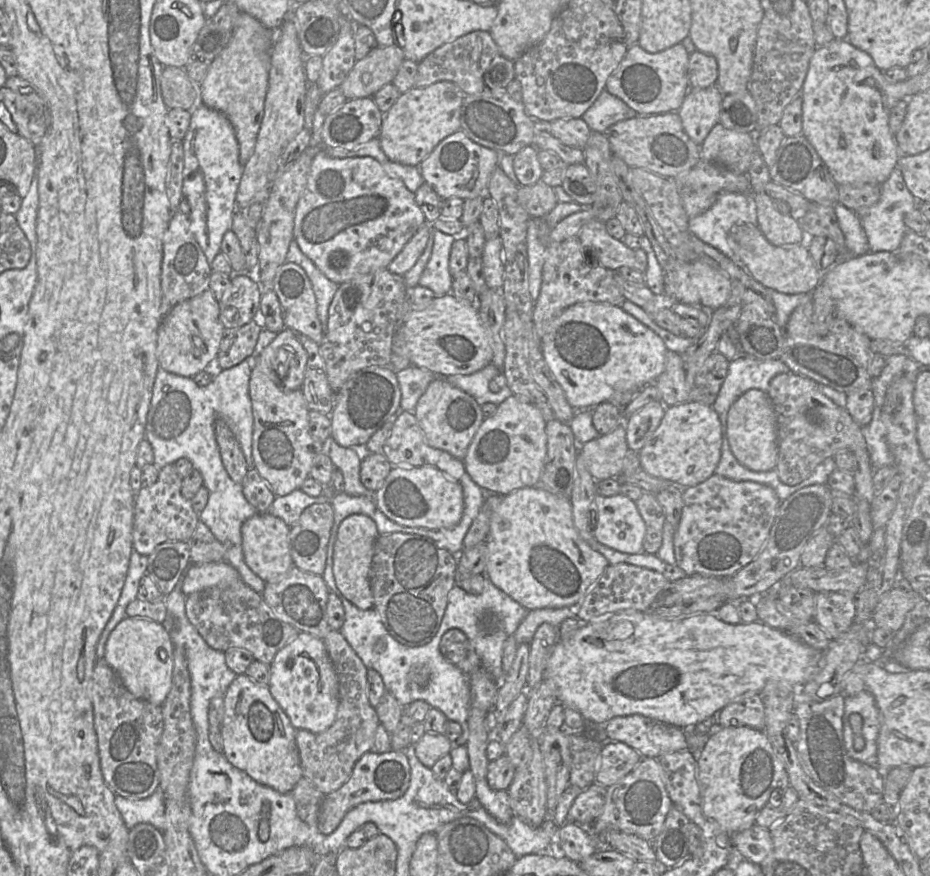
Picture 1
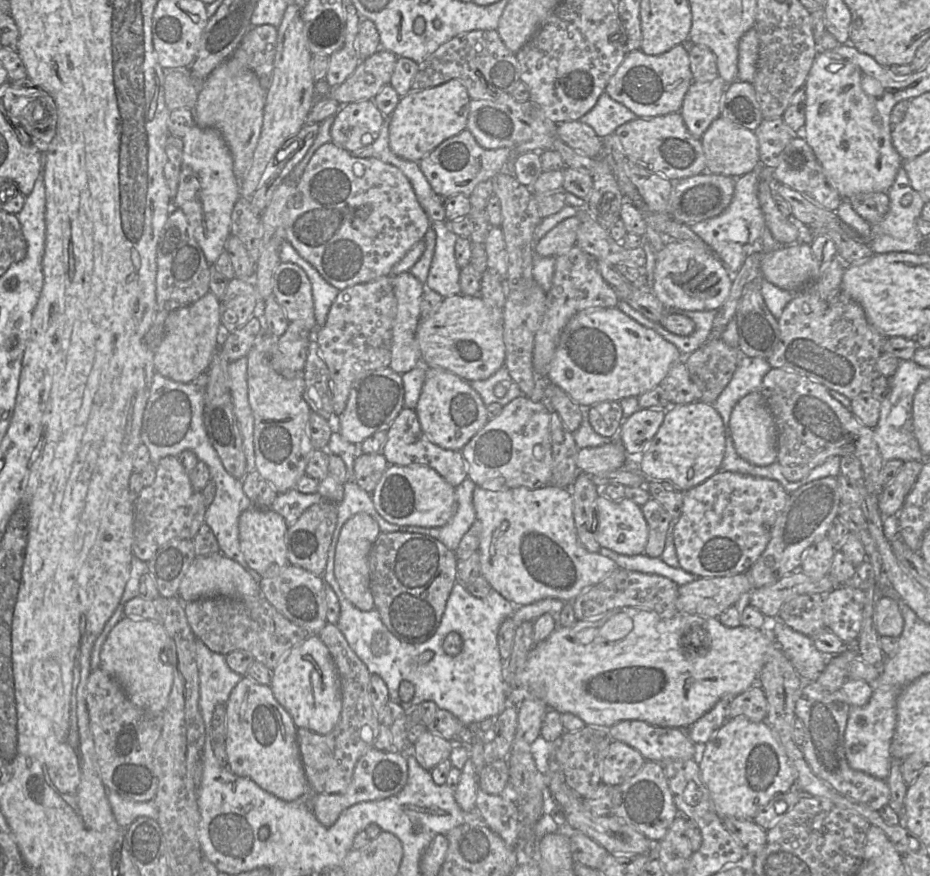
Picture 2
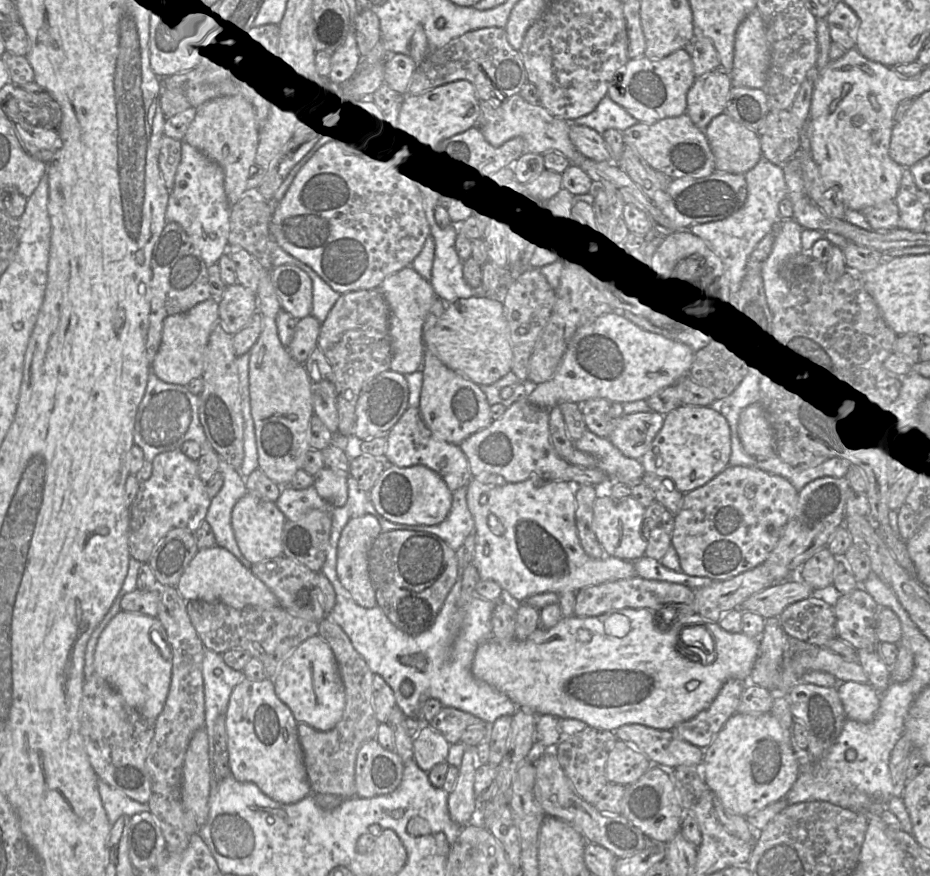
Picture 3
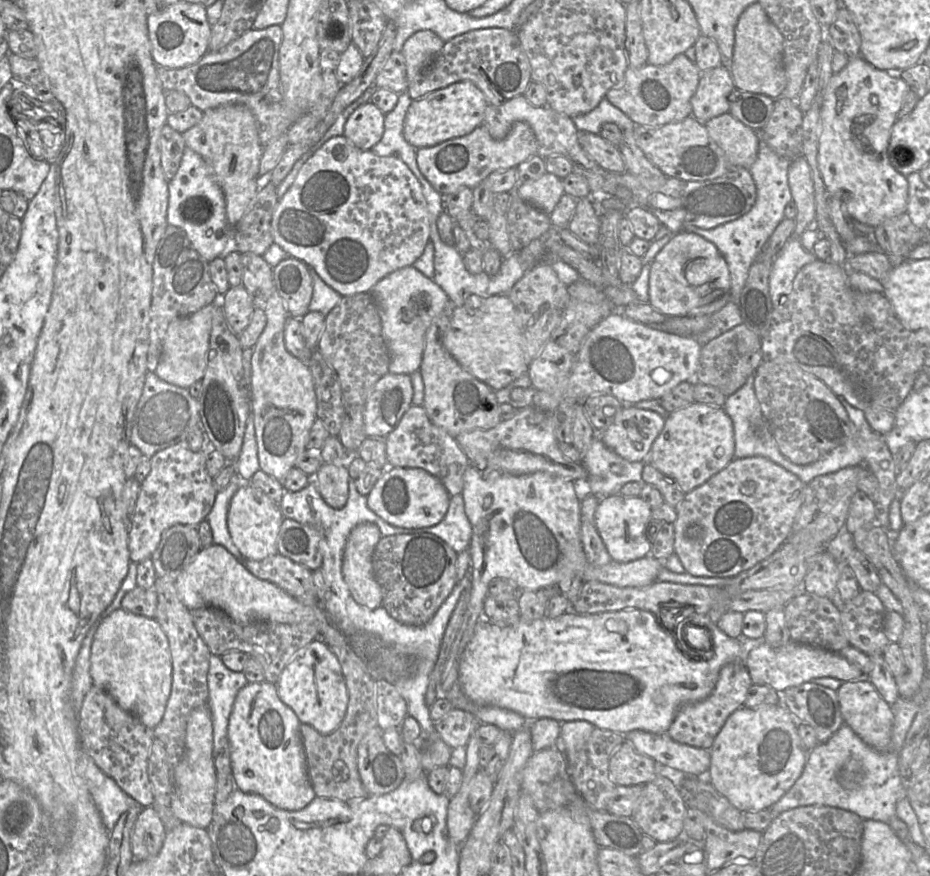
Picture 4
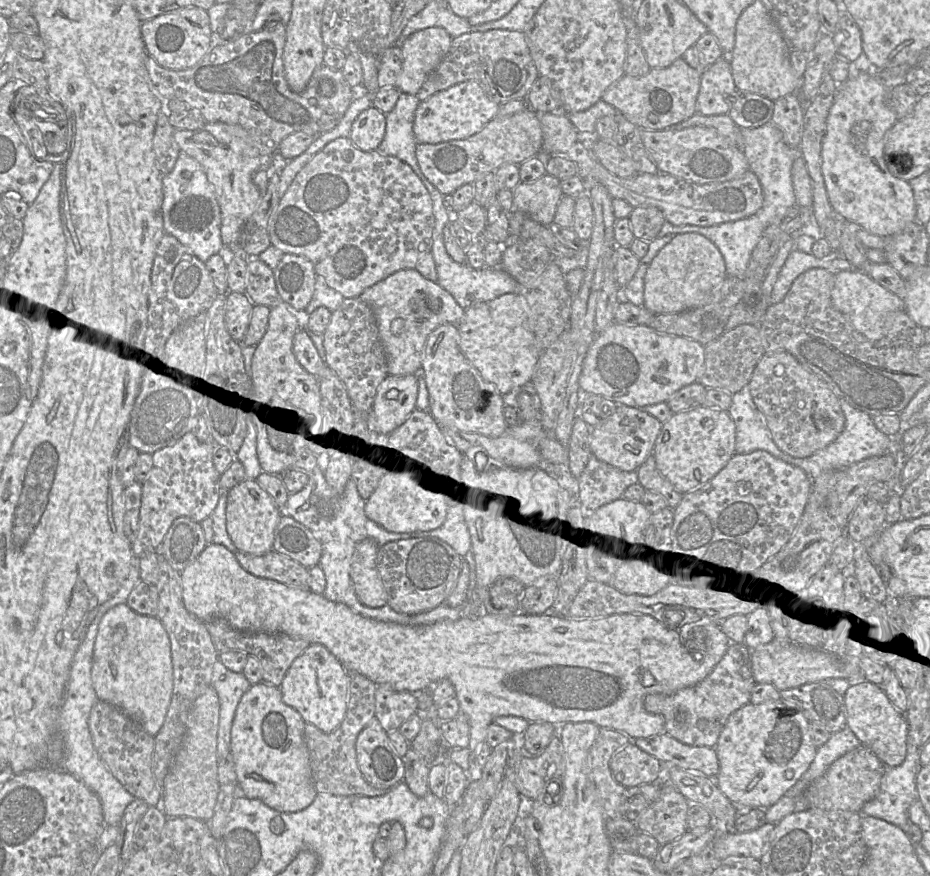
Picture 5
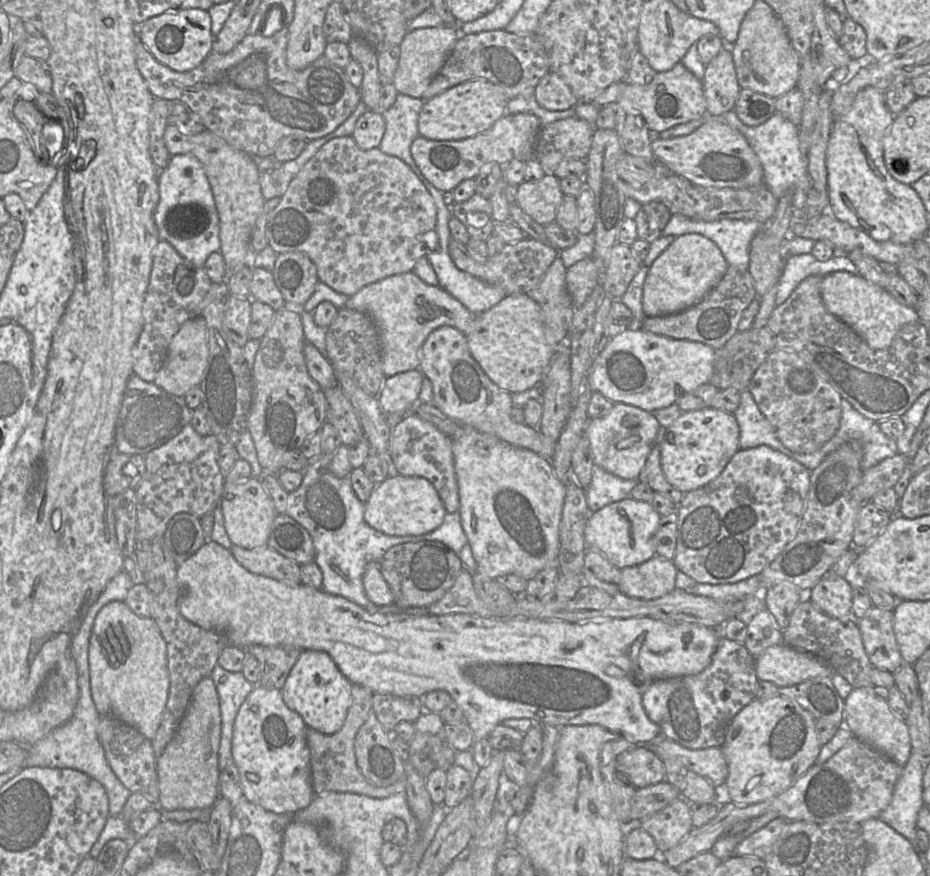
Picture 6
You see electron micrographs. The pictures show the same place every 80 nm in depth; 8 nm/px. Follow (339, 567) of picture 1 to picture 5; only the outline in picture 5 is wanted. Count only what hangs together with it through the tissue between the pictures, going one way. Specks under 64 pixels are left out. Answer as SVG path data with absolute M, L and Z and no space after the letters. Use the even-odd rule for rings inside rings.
M371 538L360 541L350 564L350 577L355 594L358 600L369 608L387 605L387 593L376 566L379 547Z

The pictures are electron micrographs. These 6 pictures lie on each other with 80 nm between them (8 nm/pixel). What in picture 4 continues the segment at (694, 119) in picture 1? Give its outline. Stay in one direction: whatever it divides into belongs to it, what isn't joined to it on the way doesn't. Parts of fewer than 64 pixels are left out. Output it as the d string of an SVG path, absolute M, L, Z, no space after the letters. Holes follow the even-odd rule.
M728 64L702 72L691 97L692 116L702 124L729 112L729 95L736 88Z

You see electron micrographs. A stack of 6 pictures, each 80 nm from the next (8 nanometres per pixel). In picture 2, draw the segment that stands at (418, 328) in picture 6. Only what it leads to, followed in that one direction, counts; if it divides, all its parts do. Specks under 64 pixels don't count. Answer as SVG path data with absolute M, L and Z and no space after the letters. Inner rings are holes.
M409 271L390 277L391 286L396 298L396 315L392 329L392 354L389 366L393 371L402 375L406 372L409 372L418 365L424 366L423 362L420 361L420 349L416 339L416 330L421 318L420 302L426 286L418 281Z

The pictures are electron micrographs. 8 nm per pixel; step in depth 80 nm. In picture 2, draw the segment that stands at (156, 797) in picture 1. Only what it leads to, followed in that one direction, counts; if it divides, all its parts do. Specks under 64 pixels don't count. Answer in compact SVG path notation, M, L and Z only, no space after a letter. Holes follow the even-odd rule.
M107 791L107 799L117 824L127 829L137 818L148 817L157 821L157 809L153 801L137 802Z

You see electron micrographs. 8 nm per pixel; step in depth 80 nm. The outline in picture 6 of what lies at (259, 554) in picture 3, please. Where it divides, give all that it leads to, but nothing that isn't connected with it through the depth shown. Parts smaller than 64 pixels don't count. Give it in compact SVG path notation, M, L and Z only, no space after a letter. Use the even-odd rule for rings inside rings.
M250 477L239 483L225 481L220 505L225 529L233 545L245 549L255 549L267 545L272 523L278 513L261 479Z

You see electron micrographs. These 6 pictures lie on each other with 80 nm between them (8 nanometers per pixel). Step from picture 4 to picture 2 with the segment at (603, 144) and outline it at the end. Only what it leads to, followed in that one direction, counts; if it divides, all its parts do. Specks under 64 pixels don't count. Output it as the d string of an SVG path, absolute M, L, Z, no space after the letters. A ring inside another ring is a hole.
M580 120L557 124L556 133L568 146L590 158L602 155L602 138L589 125Z

